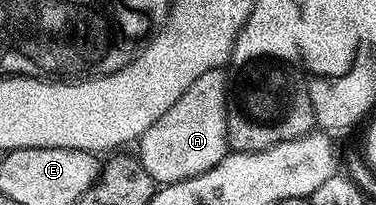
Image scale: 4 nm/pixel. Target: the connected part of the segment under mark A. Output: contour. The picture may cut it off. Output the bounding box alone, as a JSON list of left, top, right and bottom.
[137,68,229,184]

